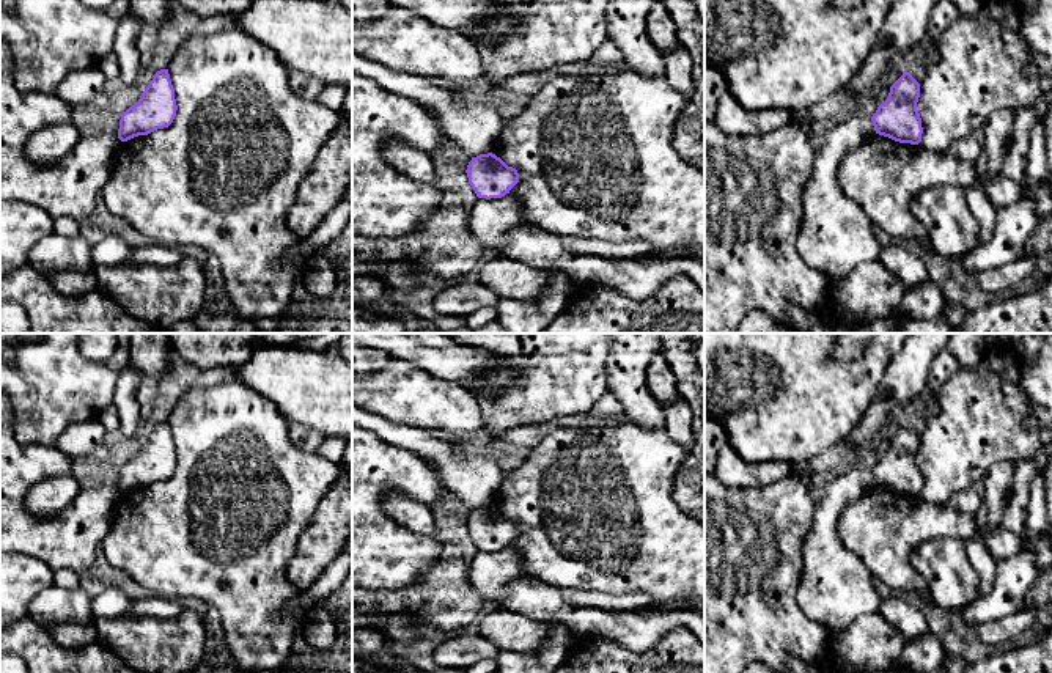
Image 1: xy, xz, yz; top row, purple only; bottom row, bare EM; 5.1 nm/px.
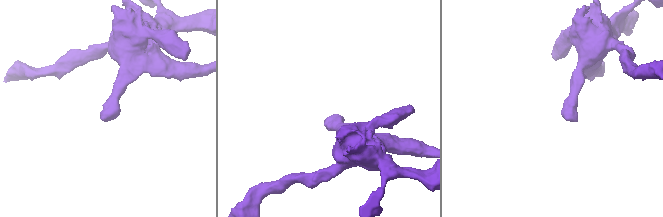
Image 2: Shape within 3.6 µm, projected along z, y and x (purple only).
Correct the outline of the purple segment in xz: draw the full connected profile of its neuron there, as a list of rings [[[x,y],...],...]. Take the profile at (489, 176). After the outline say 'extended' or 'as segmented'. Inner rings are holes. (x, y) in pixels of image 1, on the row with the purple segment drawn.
[[[492,153],[472,157],[465,173],[476,197],[486,200],[505,197],[519,182],[517,170]]]; as segmented

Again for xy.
[[[160,69],[142,93],[137,104],[123,112],[118,138],[127,142],[168,127],[176,116],[175,88],[168,69]]]; as segmented

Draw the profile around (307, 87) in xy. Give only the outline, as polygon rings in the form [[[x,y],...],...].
[[[291,72],[288,77],[288,83],[297,96],[308,101],[316,101],[316,97],[326,86],[326,83],[321,82],[319,79],[314,79],[300,72]]]

